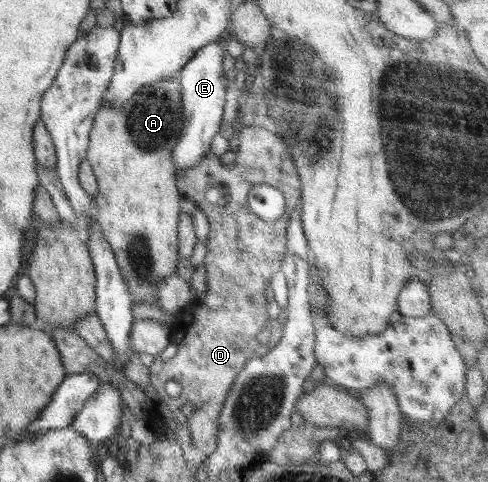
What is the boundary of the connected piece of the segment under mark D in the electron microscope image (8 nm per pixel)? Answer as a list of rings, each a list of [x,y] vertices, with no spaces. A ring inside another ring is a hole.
[[[244,125],[239,126],[237,130],[237,135],[240,138],[240,146],[239,150],[236,153],[235,161],[233,164],[228,165],[221,165],[219,163],[219,159],[215,157],[215,155],[211,155],[209,153],[209,157],[203,157],[201,159],[201,163],[199,165],[195,165],[195,167],[191,167],[191,169],[185,169],[185,171],[177,171],[176,172],[176,187],[180,195],[185,195],[189,199],[193,200],[195,203],[195,207],[201,208],[203,214],[209,218],[209,234],[206,240],[207,246],[207,257],[205,257],[205,261],[202,265],[207,270],[206,276],[206,284],[207,284],[207,293],[205,293],[205,297],[203,300],[198,302],[197,307],[195,307],[195,311],[189,311],[189,313],[185,313],[183,317],[180,319],[185,327],[184,337],[181,337],[181,342],[177,342],[178,348],[176,351],[175,356],[173,359],[169,359],[168,361],[162,361],[157,359],[153,365],[149,367],[150,369],[150,379],[151,386],[156,389],[156,392],[159,394],[159,399],[164,401],[167,405],[170,405],[170,410],[172,413],[175,414],[174,422],[175,425],[183,424],[184,429],[188,429],[190,432],[190,437],[193,440],[193,443],[196,445],[197,449],[201,450],[207,456],[210,453],[213,453],[217,447],[217,435],[219,431],[219,423],[218,417],[219,413],[221,413],[221,409],[223,409],[223,403],[225,403],[225,397],[227,397],[227,393],[229,393],[229,389],[231,389],[231,385],[233,385],[235,381],[235,377],[239,376],[239,373],[244,369],[244,366],[247,364],[247,361],[250,361],[252,357],[261,357],[267,355],[274,347],[275,344],[278,343],[282,334],[282,326],[277,324],[276,321],[271,320],[268,316],[267,311],[267,287],[270,286],[269,281],[275,273],[282,271],[282,261],[284,260],[284,256],[286,253],[286,230],[288,227],[289,221],[289,214],[293,212],[293,208],[297,206],[297,202],[300,201],[301,198],[301,182],[299,181],[299,174],[297,171],[297,160],[293,161],[291,158],[291,154],[289,154],[289,150],[287,150],[287,144],[281,140],[281,136],[277,135],[275,132],[271,132],[271,130],[267,130],[265,128],[261,128],[261,126],[257,125]],[[257,184],[269,184],[275,186],[277,189],[282,191],[285,199],[285,213],[281,215],[281,217],[277,218],[274,222],[267,222],[263,221],[258,215],[255,215],[249,204],[247,203],[248,200],[248,193],[250,189]],[[171,379],[179,382],[182,385],[182,392],[180,394],[180,400],[177,402],[174,397],[168,397],[167,394],[164,392],[164,385],[167,381],[171,381]],[[192,402],[195,407],[192,415],[185,417],[180,411],[180,403]]]

